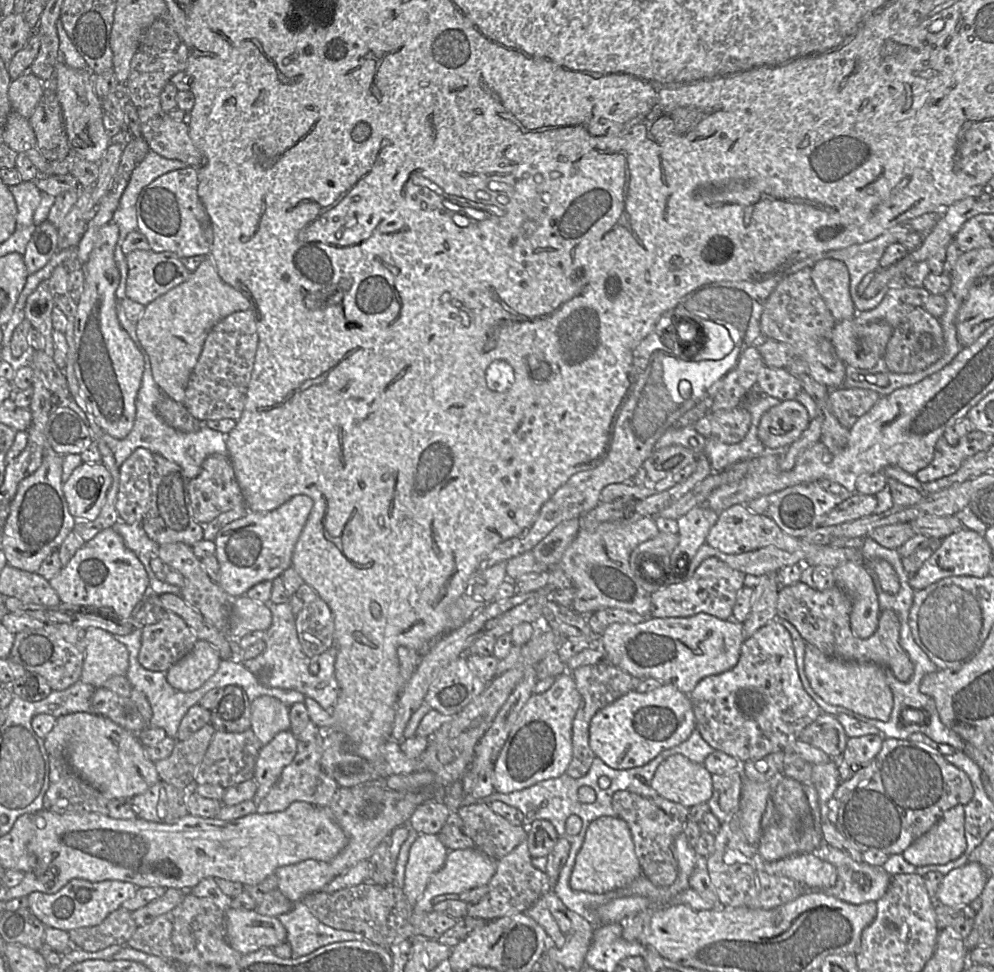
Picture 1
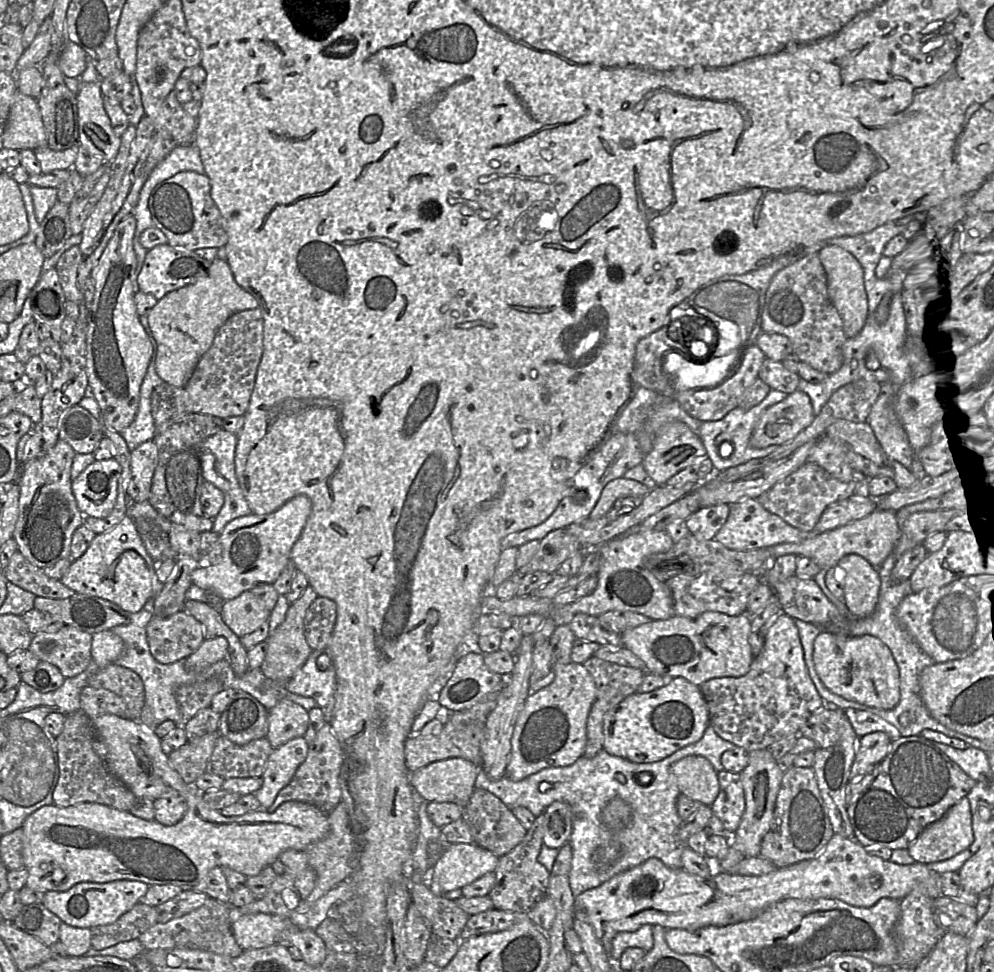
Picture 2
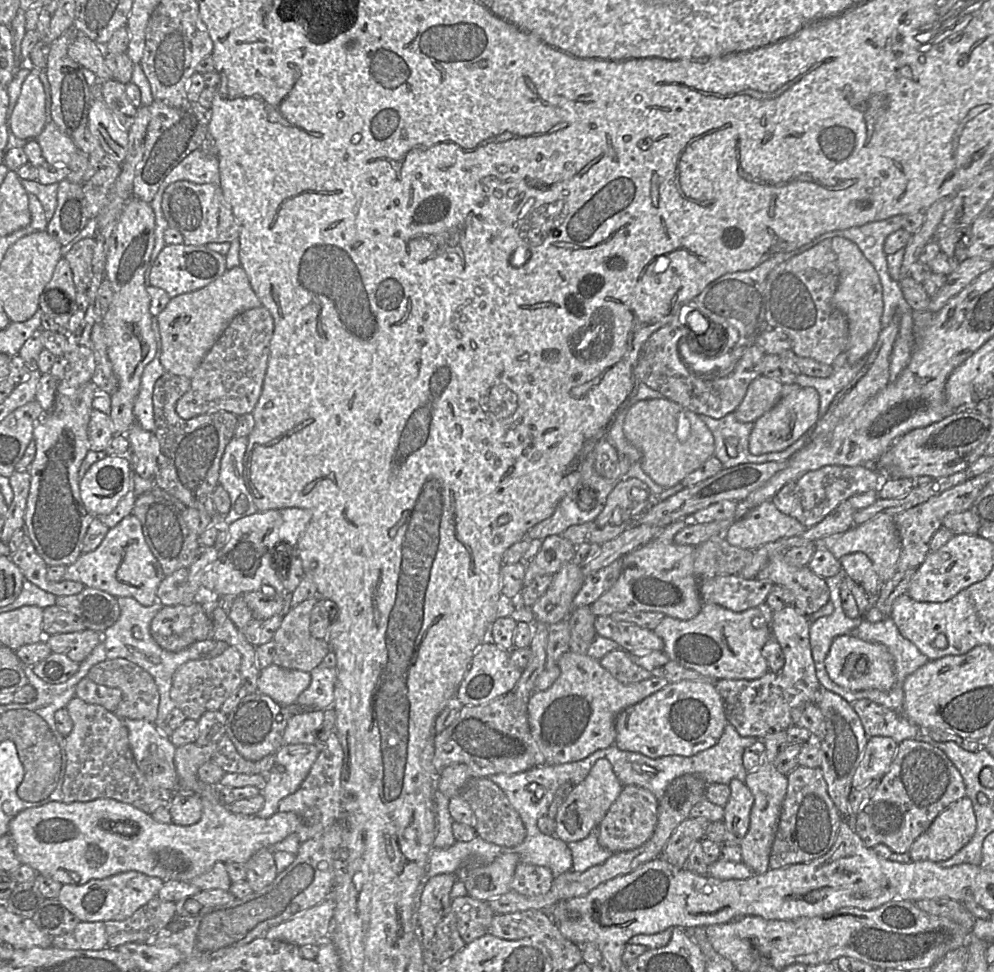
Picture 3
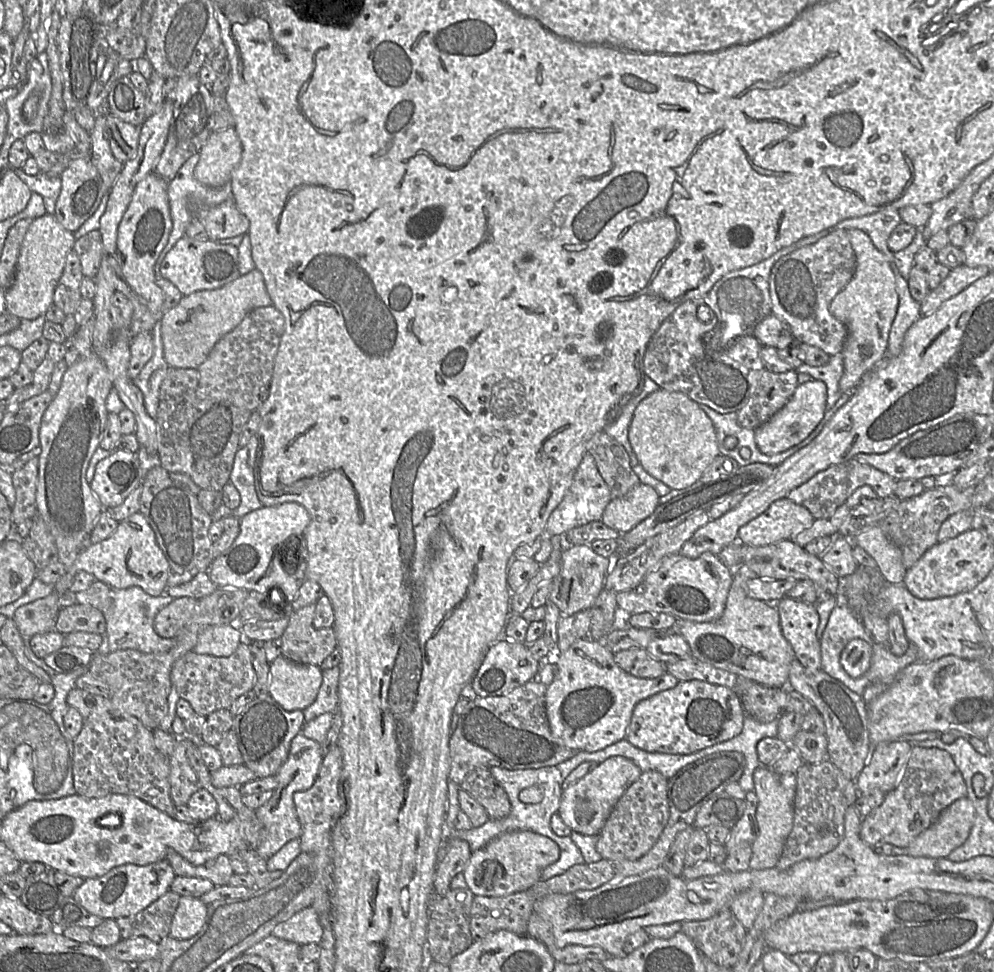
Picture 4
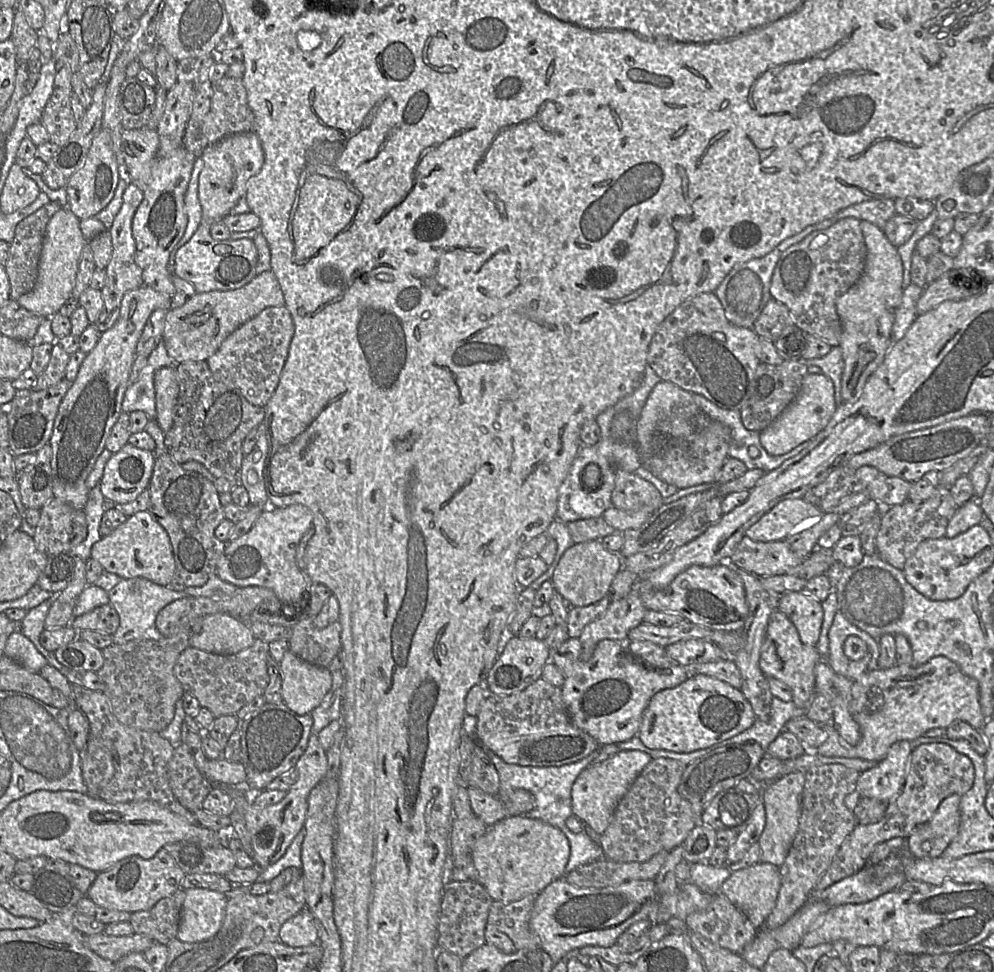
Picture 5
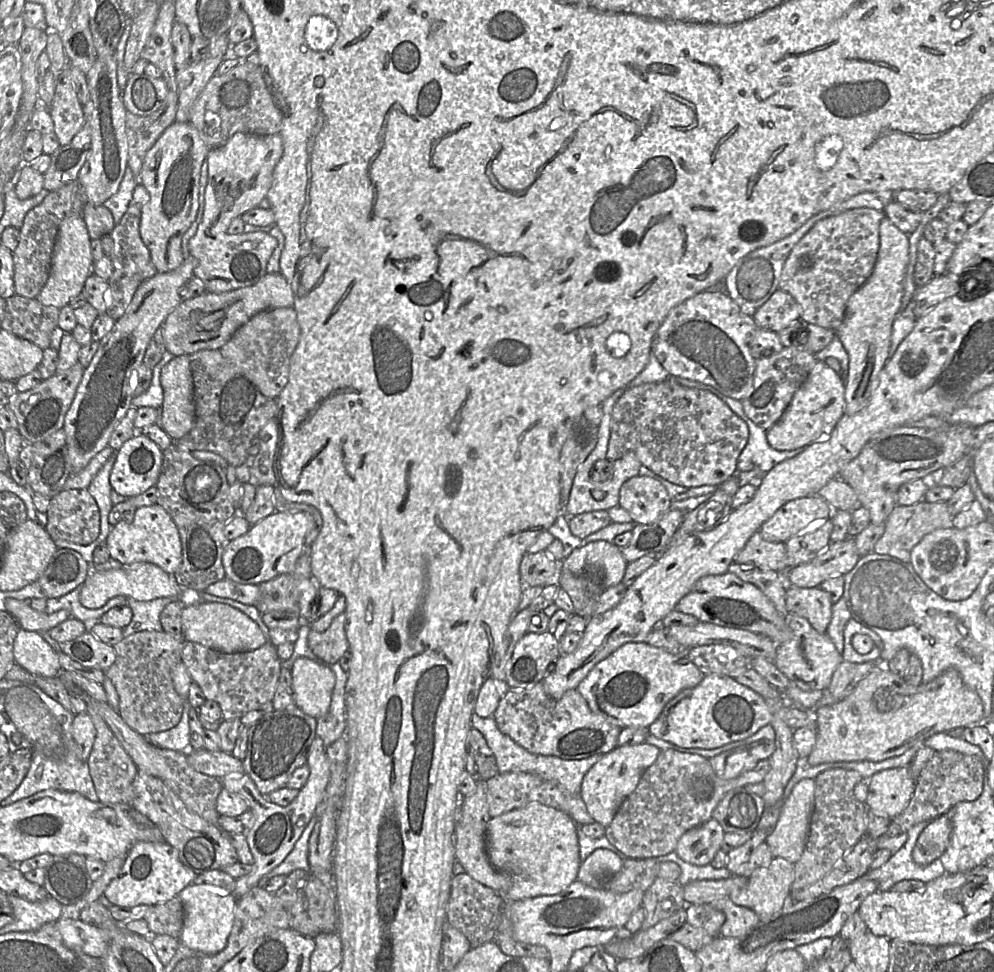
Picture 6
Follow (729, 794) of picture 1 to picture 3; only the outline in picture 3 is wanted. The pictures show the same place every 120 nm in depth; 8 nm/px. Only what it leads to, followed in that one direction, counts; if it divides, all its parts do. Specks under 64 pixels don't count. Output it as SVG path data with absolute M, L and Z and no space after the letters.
M736 778L732 779L728 786L731 793L724 806L725 842L740 843L749 829L754 796L745 782Z

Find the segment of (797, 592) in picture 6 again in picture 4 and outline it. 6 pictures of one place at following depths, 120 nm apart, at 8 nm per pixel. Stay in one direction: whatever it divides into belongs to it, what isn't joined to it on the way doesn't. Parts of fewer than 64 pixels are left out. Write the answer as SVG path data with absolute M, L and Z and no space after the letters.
M784 597L774 604L779 613L781 631L785 639L791 645L795 659L809 671L817 671L821 668L820 642L817 638L819 614L816 605Z

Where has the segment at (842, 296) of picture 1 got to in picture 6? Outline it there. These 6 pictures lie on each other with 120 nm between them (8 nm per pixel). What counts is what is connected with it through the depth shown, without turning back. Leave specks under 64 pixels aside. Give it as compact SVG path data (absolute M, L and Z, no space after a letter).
M888 218L879 227L879 249L867 281L848 299L843 321L835 331L849 361L845 382L845 413L853 415L865 408L878 385L879 374L889 359L891 331L901 311L904 277L908 263L909 240Z

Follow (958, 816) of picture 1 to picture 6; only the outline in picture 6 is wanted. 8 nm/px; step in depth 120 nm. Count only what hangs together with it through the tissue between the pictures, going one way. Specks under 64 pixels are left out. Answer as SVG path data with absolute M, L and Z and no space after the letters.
M947 813L932 820L919 835L912 852L914 862L931 864L946 851L951 837L952 822Z

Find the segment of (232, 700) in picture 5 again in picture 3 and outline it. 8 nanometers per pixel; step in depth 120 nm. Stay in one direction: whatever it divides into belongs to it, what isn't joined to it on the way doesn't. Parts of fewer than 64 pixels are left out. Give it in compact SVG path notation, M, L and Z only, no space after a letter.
M228 646L217 656L206 656L190 660L179 666L172 676L170 696L175 708L180 709L187 719L198 720L208 711L218 711L224 701L241 687L241 655Z

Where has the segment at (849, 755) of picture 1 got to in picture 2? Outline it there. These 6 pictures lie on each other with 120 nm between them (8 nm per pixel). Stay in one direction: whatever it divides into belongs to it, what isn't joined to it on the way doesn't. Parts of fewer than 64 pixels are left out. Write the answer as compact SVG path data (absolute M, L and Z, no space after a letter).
M873 732L859 738L850 781L861 781L863 777L872 774L888 754L891 742L883 732Z

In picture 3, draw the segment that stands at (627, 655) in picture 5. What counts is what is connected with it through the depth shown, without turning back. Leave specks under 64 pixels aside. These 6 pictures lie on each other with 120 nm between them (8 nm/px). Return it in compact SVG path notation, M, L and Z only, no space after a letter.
M570 650L560 657L558 667L560 669L558 679L549 688L533 692L527 704L530 733L544 757L544 764L540 766L577 762L597 750L614 745L615 721L618 714L669 684L665 679L654 676L635 684L622 684L601 666L599 660L591 658L586 653L580 654Z

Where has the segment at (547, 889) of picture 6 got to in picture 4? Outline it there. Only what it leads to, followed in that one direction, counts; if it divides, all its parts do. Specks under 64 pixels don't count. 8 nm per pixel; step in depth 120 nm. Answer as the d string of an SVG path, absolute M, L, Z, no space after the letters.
M532 831L505 832L472 853L462 871L467 888L476 896L502 897L526 891L541 880L541 872L559 859L559 846Z

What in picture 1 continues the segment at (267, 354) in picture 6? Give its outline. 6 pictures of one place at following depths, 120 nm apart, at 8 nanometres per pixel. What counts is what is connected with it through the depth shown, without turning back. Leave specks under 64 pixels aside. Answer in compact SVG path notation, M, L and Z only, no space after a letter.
M251 309L234 312L211 329L185 392L184 404L193 417L201 422L218 419L237 421L240 418L247 397L258 341L255 314Z

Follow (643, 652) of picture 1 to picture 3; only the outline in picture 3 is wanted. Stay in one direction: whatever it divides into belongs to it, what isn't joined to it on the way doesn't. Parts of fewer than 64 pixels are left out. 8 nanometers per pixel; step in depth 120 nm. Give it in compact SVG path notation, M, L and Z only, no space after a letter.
M765 603L739 613L716 604L703 604L698 615L690 620L678 620L665 616L653 632L663 640L663 652L666 656L687 669L697 671L714 680L755 680L769 671L762 649L772 637L772 613Z

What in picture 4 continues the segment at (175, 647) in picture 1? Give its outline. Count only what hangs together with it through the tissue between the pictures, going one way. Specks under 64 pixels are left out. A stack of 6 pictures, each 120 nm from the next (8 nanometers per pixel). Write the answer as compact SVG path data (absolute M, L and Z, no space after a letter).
M189 597L173 599L154 619L154 630L162 638L175 638L190 623L196 613L198 600Z

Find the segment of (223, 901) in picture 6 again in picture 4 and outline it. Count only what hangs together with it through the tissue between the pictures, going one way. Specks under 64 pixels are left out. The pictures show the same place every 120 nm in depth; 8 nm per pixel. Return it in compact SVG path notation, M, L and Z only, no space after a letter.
M183 896L174 914L169 936L187 940L195 936L202 928L207 915L207 905L199 898Z

